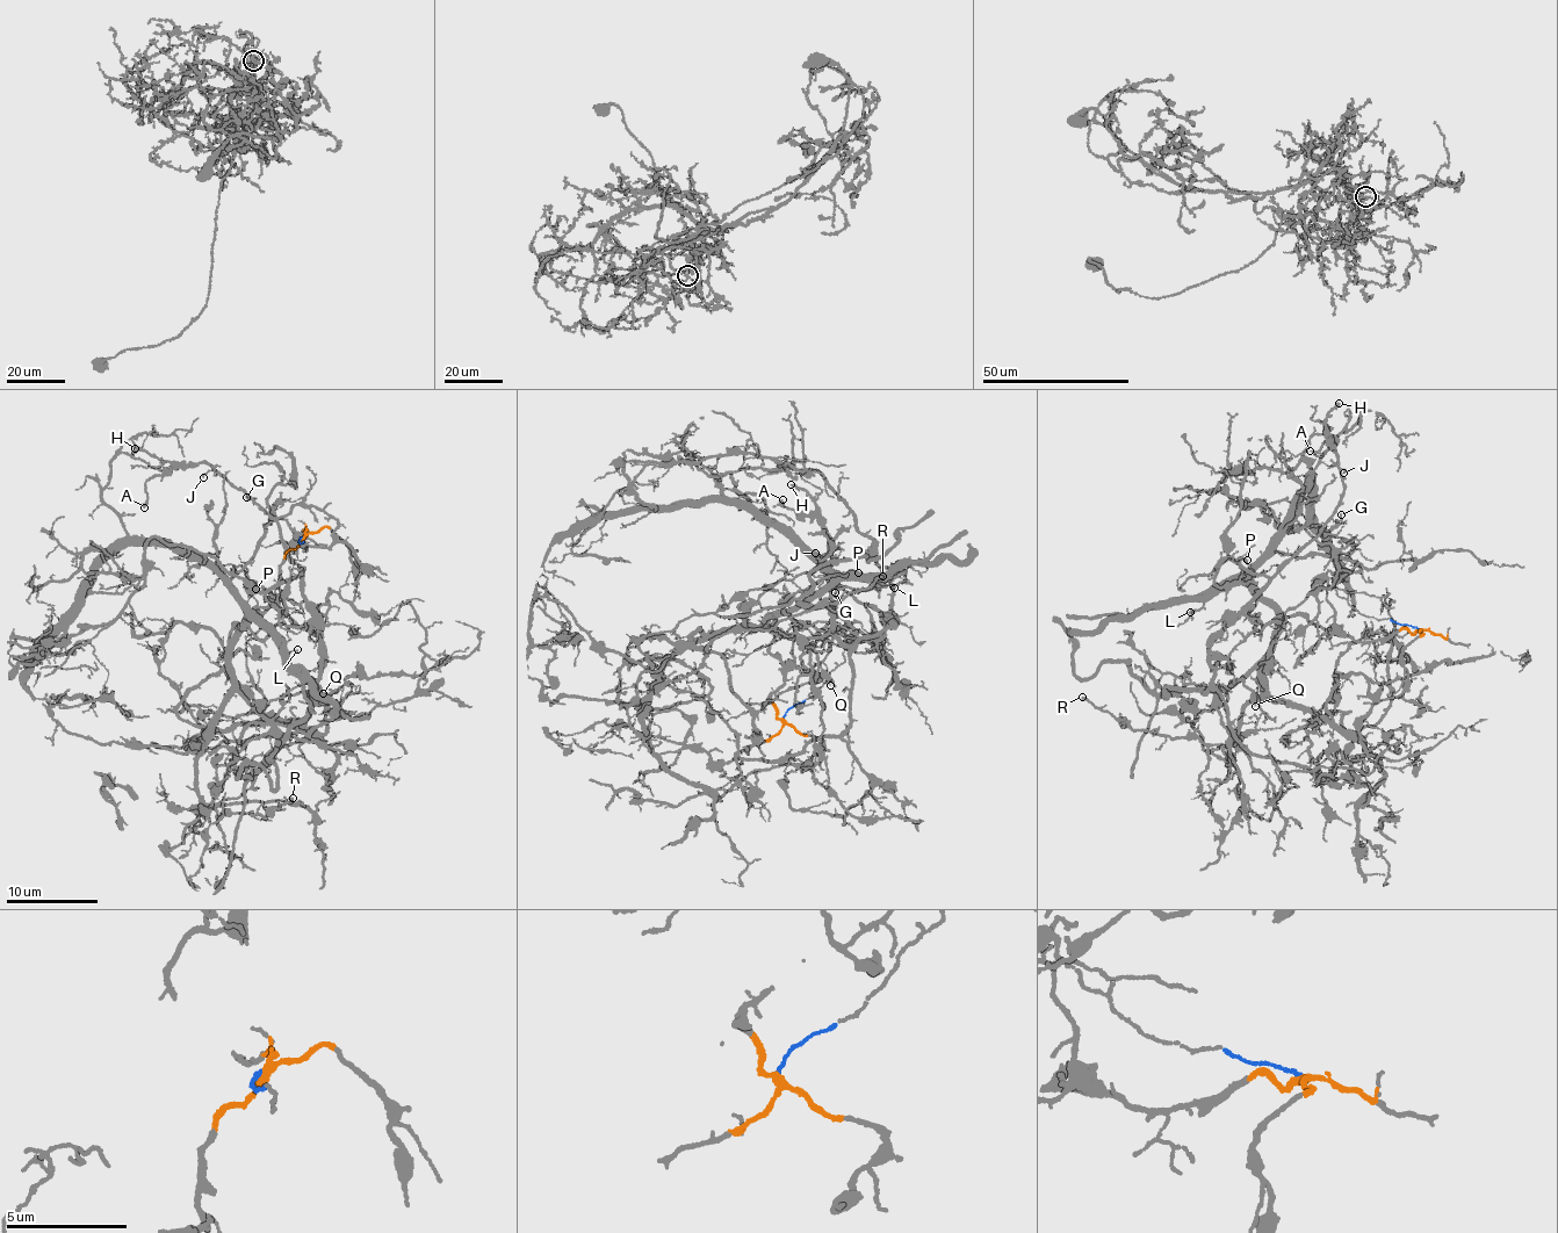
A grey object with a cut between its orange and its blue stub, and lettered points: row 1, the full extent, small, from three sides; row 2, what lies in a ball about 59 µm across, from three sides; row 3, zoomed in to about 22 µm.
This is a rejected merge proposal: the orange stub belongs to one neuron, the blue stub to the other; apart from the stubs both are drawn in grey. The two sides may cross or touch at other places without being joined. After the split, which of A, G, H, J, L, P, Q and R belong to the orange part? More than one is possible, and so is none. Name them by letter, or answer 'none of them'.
L, P, Q, R

